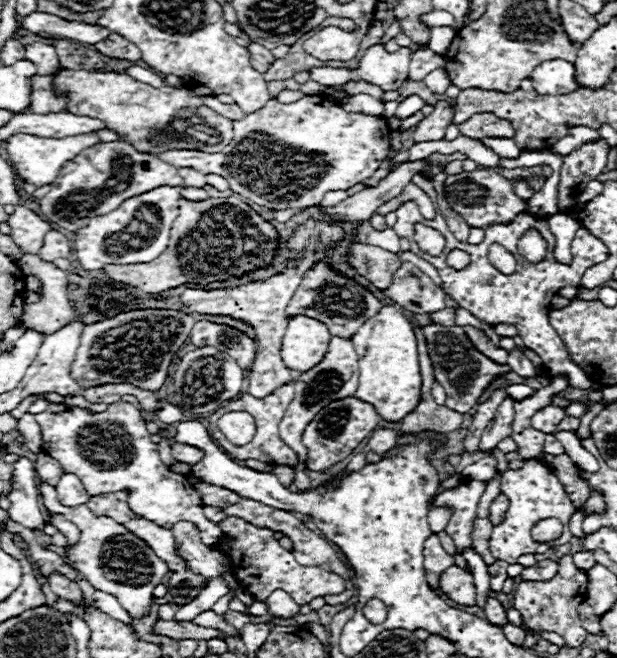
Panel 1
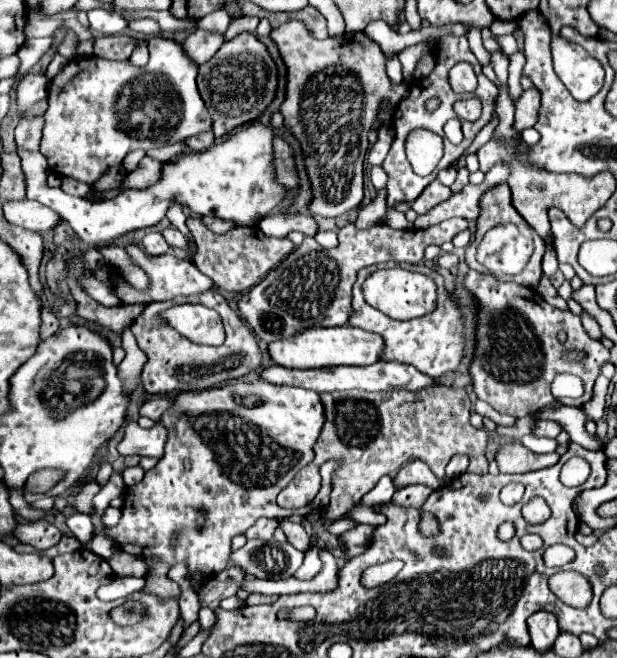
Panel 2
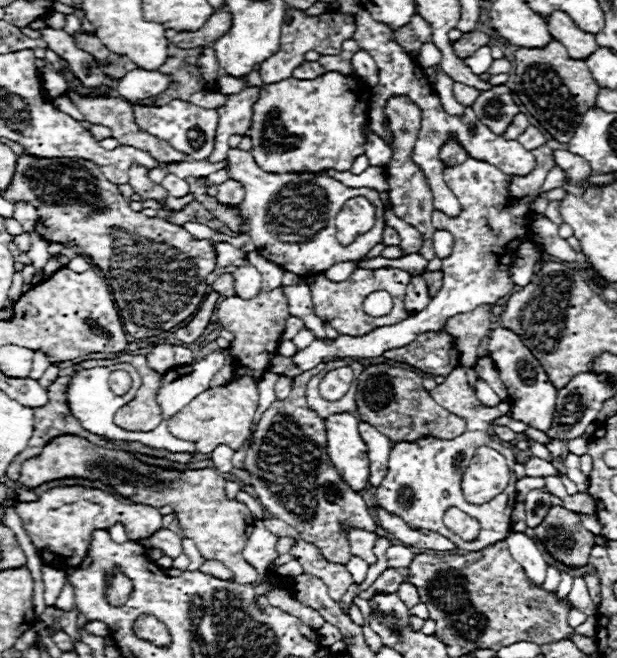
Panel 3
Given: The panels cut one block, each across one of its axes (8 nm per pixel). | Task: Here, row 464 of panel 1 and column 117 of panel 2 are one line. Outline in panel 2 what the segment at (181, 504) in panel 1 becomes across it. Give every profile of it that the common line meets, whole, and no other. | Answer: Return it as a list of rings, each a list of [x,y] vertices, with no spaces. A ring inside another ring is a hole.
[[[152,38],[148,40],[148,50],[150,60],[144,68],[134,68],[130,62],[104,60],[98,56],[92,56],[90,60],[74,58],[50,82],[40,152],[48,158],[48,166],[54,174],[70,176],[94,186],[94,182],[100,180],[112,166],[122,164],[128,152],[138,148],[158,148],[166,144],[166,132],[170,132],[170,144],[174,144],[194,134],[212,130],[212,116],[206,110],[196,86],[198,68],[182,52],[182,46],[174,40]]]

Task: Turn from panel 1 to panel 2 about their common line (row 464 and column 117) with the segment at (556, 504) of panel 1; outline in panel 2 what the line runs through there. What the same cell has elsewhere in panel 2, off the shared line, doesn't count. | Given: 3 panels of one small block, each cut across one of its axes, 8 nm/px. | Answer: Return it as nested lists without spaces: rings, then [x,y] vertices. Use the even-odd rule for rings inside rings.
[[[260,380],[260,382],[230,382],[226,386],[220,386],[220,388],[208,388],[208,390],[202,390],[202,392],[180,392],[176,398],[174,398],[174,410],[170,410],[166,416],[162,416],[160,424],[166,424],[170,436],[168,436],[168,442],[166,442],[166,452],[164,456],[158,460],[158,464],[146,472],[146,476],[142,478],[142,482],[126,488],[126,496],[124,496],[124,506],[122,506],[122,518],[116,526],[112,528],[104,528],[106,536],[110,536],[114,540],[114,544],[124,550],[126,554],[130,556],[136,556],[136,558],[142,558],[146,564],[158,560],[158,562],[166,562],[168,566],[174,566],[178,562],[184,562],[186,568],[188,568],[188,580],[192,584],[192,590],[194,592],[200,592],[200,588],[204,586],[206,578],[210,578],[212,574],[224,570],[230,562],[230,554],[232,554],[232,538],[238,536],[238,534],[244,534],[260,516],[266,516],[270,520],[276,520],[276,522],[282,522],[284,518],[290,518],[294,512],[292,510],[286,510],[286,508],[280,508],[276,504],[276,496],[278,492],[296,476],[296,472],[310,464],[310,460],[314,458],[314,444],[320,436],[320,430],[324,426],[324,406],[322,406],[322,400],[316,392],[312,390],[304,390],[304,388],[296,388],[296,386],[276,386],[276,384],[270,384],[266,380]],[[198,508],[206,510],[206,524],[198,524],[196,522],[196,514],[198,514]],[[190,572],[202,572],[204,574],[204,580],[192,580]]]

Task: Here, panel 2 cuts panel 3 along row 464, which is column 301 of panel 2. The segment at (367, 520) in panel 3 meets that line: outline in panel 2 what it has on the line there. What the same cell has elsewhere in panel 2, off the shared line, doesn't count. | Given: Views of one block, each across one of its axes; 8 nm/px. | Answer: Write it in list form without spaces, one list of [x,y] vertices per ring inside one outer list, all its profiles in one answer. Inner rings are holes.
[[[452,218],[424,230],[394,230],[390,226],[378,224],[368,230],[358,230],[354,224],[346,224],[338,232],[338,246],[324,250],[314,238],[304,238],[304,242],[294,248],[288,258],[284,258],[278,268],[274,268],[260,284],[246,292],[240,302],[240,316],[250,324],[260,340],[274,342],[286,336],[294,336],[308,328],[344,326],[348,322],[348,290],[356,282],[358,270],[380,264],[380,262],[410,262],[418,264],[424,258],[424,250],[430,244],[442,246],[450,242],[458,232],[466,230],[468,222]]]

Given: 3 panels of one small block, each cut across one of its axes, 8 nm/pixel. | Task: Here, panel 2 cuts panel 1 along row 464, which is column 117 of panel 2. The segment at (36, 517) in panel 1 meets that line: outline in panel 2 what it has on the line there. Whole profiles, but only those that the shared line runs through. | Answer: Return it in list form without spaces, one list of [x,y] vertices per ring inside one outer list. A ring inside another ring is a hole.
[[[94,8],[88,12],[88,22],[90,22],[90,30],[94,34],[120,34],[122,30],[126,30],[126,20],[116,14],[116,12],[108,12],[102,8]]]

